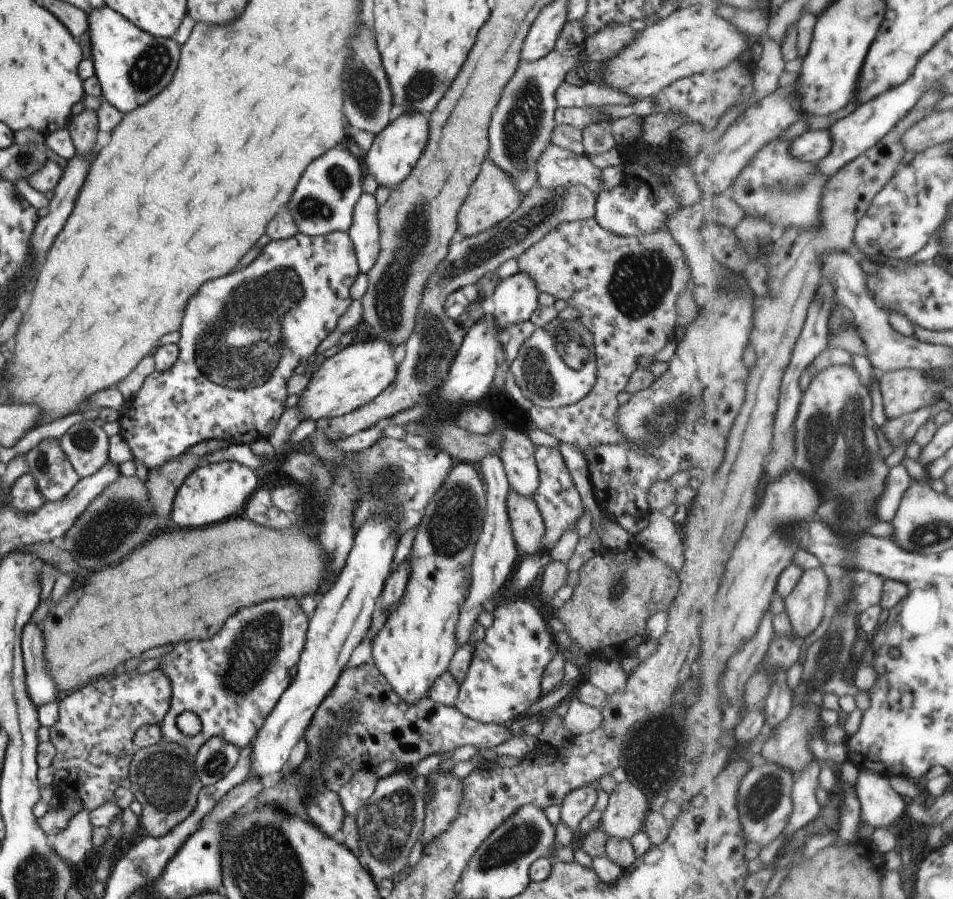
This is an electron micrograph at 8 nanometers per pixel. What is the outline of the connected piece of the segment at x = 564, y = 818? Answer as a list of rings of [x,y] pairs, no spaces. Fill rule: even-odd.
[[[581,786],[569,792],[563,797],[560,804],[560,820],[571,830],[577,832],[581,818],[588,814],[597,798],[597,792],[593,786]]]

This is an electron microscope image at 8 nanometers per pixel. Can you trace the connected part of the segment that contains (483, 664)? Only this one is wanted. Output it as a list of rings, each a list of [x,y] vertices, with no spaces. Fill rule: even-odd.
[[[521,597],[497,602],[492,614],[491,626],[473,649],[454,707],[465,718],[481,724],[505,724],[507,720],[522,717],[543,695],[539,686],[541,674],[557,652],[557,646],[539,610]]]

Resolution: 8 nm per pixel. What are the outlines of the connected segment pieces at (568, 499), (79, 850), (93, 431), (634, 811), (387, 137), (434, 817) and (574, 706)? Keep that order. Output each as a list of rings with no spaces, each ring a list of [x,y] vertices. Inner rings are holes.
[[[536,446],[534,448],[534,459],[539,484],[537,484],[537,490],[535,490],[532,499],[539,509],[541,522],[543,522],[541,548],[543,548],[543,551],[549,552],[558,542],[564,530],[575,528],[575,522],[582,516],[584,507],[558,448]]]
[[[79,810],[60,833],[50,838],[49,846],[63,862],[79,868],[85,854],[93,848],[91,828],[88,810]]]
[[[96,420],[71,425],[59,438],[59,446],[79,478],[95,474],[108,460],[108,436]]]
[[[627,781],[617,783],[608,794],[607,805],[597,826],[603,828],[607,837],[630,840],[642,828],[648,805],[641,790]]]
[[[421,112],[401,114],[394,118],[379,134],[374,136],[369,149],[366,150],[364,163],[367,174],[373,176],[375,184],[385,188],[395,188],[411,172],[417,159],[421,156],[428,139],[428,117]]]
[[[436,769],[427,777],[425,790],[428,802],[424,805],[424,819],[419,840],[423,846],[429,846],[433,838],[445,832],[449,824],[456,820],[460,806],[463,802],[463,779],[455,778],[451,772],[440,772]],[[426,787],[429,791],[426,791]]]
[[[571,696],[568,700],[567,712],[561,722],[571,735],[589,733],[601,723],[601,713],[597,708],[587,706]]]

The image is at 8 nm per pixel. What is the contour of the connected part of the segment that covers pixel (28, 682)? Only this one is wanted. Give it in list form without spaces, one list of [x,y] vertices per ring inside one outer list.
[[[29,622],[21,634],[21,656],[25,668],[25,690],[35,709],[57,698],[57,686],[47,670],[43,658],[43,636],[41,630]]]

